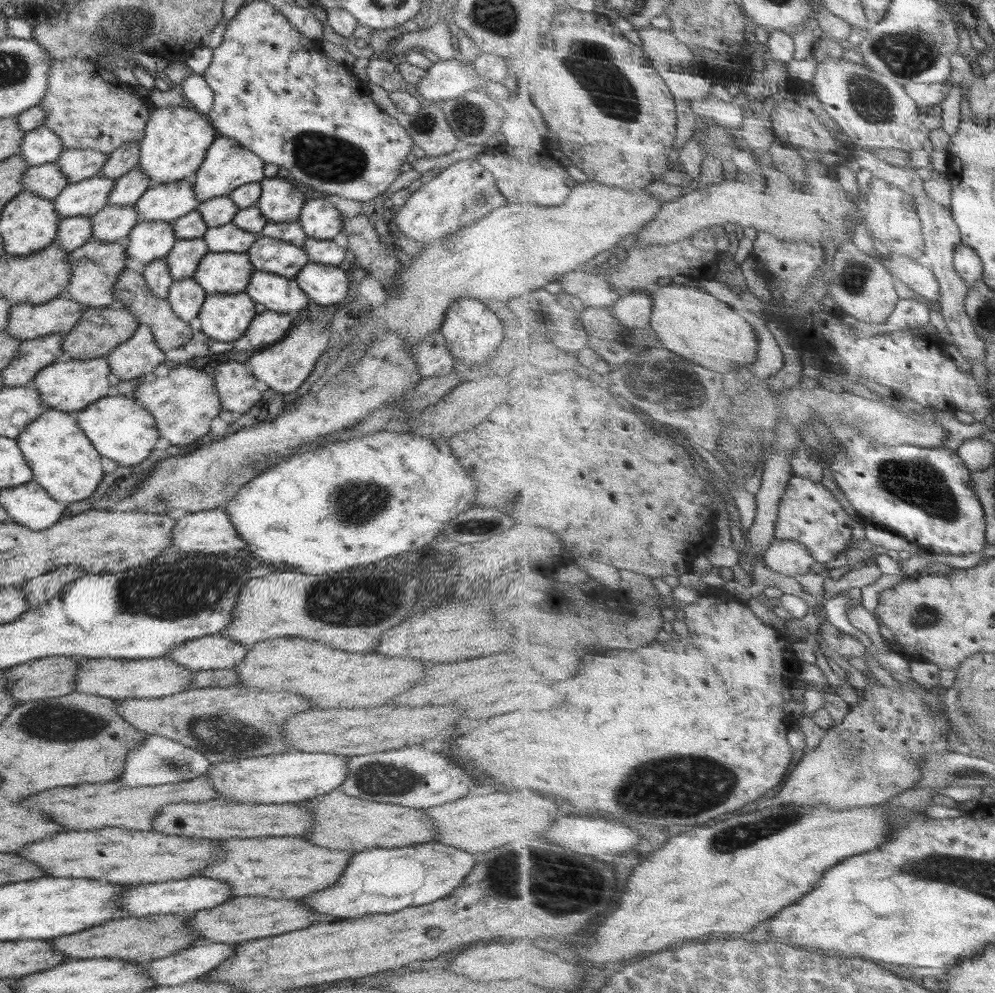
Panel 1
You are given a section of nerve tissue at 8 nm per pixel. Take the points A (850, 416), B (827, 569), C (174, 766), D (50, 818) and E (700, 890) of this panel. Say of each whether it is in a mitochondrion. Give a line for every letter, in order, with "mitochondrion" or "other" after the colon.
A: other
B: other
C: mitochondrion
D: other
E: other

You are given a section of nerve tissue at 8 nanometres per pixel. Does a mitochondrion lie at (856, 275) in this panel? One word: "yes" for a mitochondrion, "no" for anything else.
yes

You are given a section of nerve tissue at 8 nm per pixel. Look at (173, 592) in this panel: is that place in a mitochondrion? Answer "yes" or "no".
yes

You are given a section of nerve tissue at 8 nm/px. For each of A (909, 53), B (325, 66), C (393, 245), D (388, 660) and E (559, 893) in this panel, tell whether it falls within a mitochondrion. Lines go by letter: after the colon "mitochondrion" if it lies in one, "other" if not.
A: mitochondrion
B: other
C: other
D: other
E: mitochondrion

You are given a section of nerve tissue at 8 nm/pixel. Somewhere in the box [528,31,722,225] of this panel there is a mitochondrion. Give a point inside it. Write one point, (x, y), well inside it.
(592, 64)

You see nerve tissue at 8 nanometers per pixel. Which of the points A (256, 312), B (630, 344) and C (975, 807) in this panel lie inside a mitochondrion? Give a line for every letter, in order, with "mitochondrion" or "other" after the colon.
A: other
B: mitochondrion
C: other

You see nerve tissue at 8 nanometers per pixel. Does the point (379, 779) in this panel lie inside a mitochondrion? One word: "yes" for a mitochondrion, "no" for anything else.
yes

